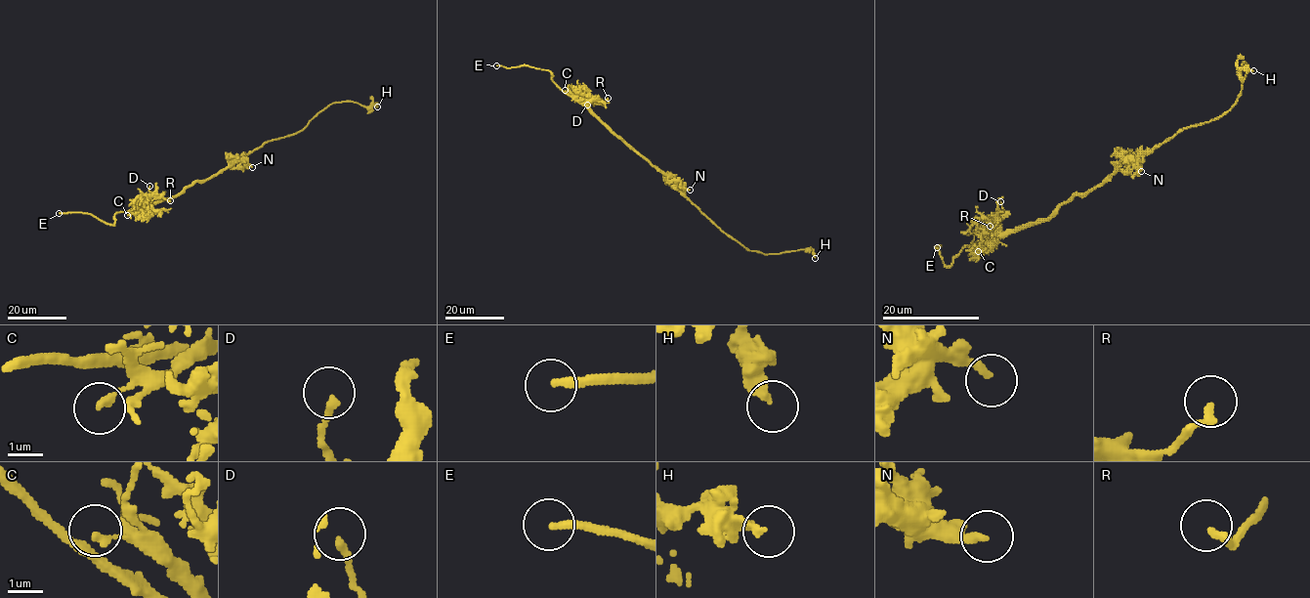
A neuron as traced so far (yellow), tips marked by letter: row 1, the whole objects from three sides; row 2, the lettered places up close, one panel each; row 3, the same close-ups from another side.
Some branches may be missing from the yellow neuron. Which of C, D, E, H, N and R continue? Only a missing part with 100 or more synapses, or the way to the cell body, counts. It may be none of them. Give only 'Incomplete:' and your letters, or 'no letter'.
Incomplete: E

